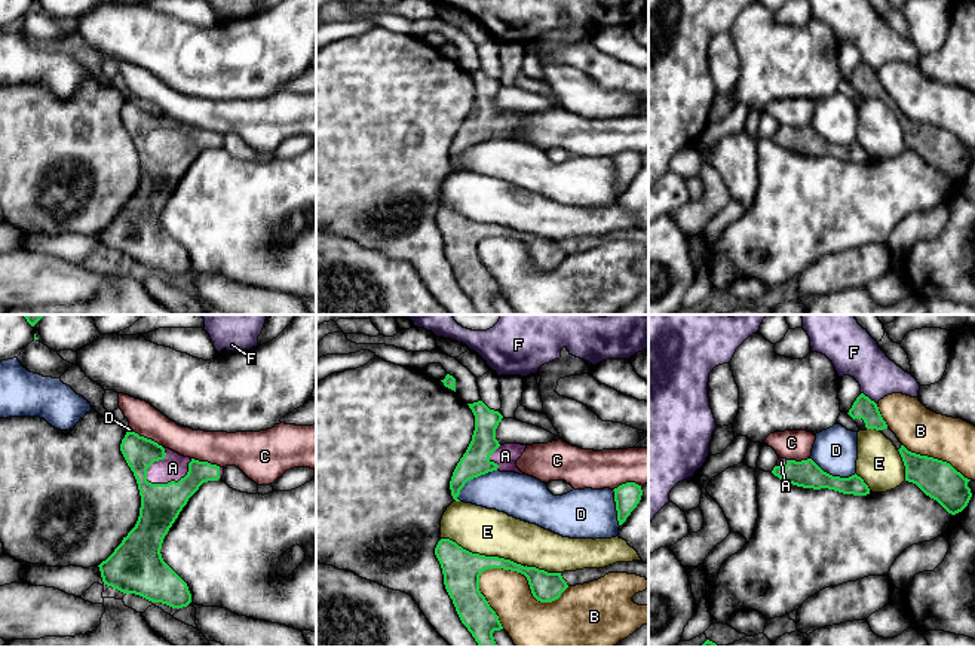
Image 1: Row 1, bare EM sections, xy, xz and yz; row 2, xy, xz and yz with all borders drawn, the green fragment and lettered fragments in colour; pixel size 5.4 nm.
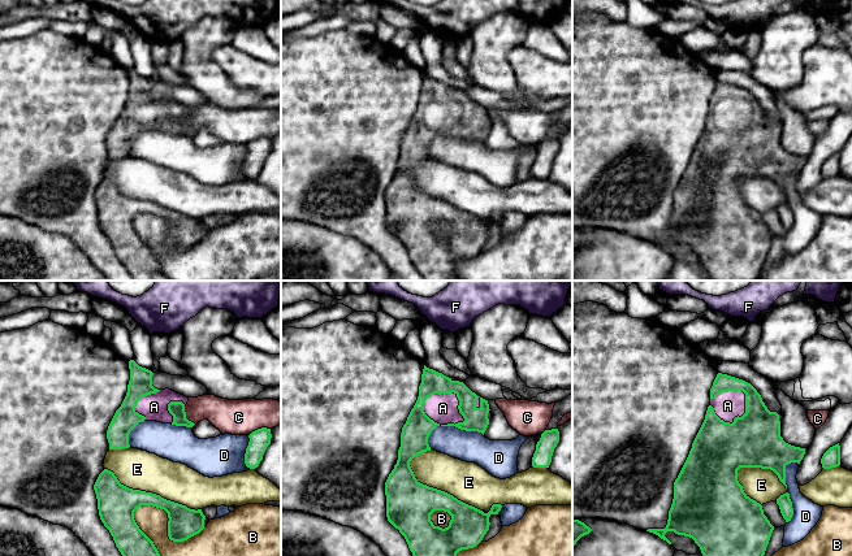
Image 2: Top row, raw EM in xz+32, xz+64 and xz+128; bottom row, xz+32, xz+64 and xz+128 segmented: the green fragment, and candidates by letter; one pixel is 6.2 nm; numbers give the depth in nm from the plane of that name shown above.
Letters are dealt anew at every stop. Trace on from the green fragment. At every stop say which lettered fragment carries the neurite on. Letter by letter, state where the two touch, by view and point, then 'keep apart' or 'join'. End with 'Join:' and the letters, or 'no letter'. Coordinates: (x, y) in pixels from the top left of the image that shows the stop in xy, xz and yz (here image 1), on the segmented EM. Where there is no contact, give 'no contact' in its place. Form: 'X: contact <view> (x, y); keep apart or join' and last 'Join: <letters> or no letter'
A: contact xy (172, 481); join
B: contact xz (527, 579); keep apart
C: contact xy (149, 439); keep apart
D: contact xz (474, 477); keep apart
E: contact xz (483, 555); keep apart
F: contact yz (867, 396); keep apart
Join: A

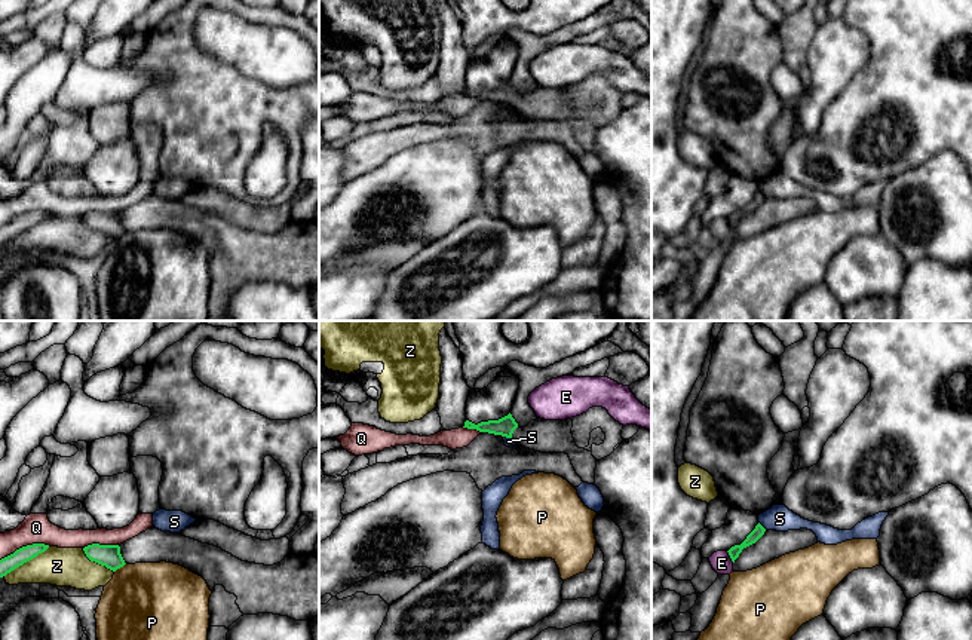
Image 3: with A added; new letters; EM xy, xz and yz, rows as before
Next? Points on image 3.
E: contact yz (730, 557); keep apart
P: contact xy (119, 567); keep apart
Q: contact xy (24, 547); keep apart
S: contact yz (762, 526); keep apart
Z: contact xy (27, 560); keep apart
Join: no letter

